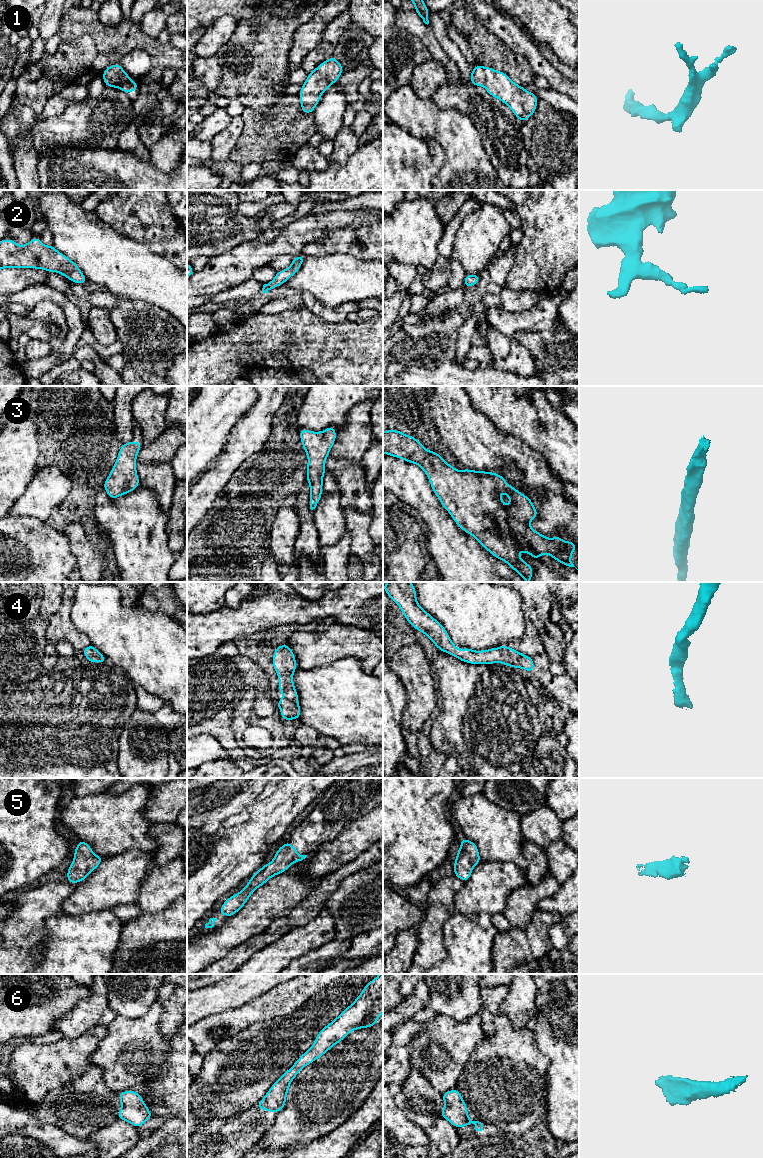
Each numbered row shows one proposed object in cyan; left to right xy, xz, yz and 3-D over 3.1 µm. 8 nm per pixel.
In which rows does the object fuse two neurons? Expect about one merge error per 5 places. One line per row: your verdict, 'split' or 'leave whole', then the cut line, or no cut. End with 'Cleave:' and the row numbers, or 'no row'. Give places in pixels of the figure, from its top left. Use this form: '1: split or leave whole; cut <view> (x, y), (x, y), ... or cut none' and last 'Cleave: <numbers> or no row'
1: leave whole; cut none
2: leave whole; cut none
3: leave whole; cut none
4: leave whole; cut none
5: leave whole; cut none
6: leave whole; cut none
Cleave: no row

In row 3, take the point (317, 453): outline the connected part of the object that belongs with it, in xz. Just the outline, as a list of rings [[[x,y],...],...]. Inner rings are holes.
[[[330,426],[322,432],[302,429],[298,433],[308,456],[306,481],[310,484],[310,509],[313,510],[322,497],[324,463],[336,440],[336,429]]]

